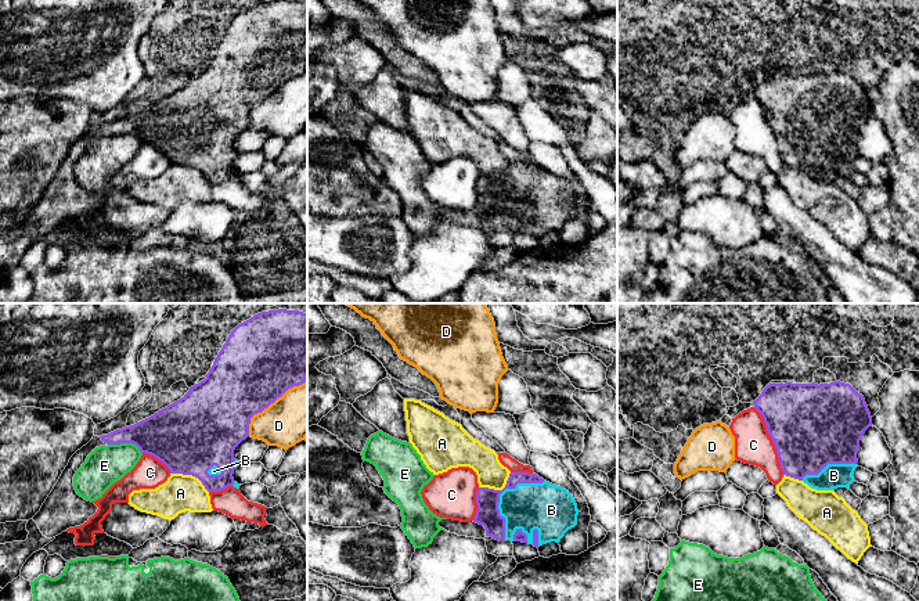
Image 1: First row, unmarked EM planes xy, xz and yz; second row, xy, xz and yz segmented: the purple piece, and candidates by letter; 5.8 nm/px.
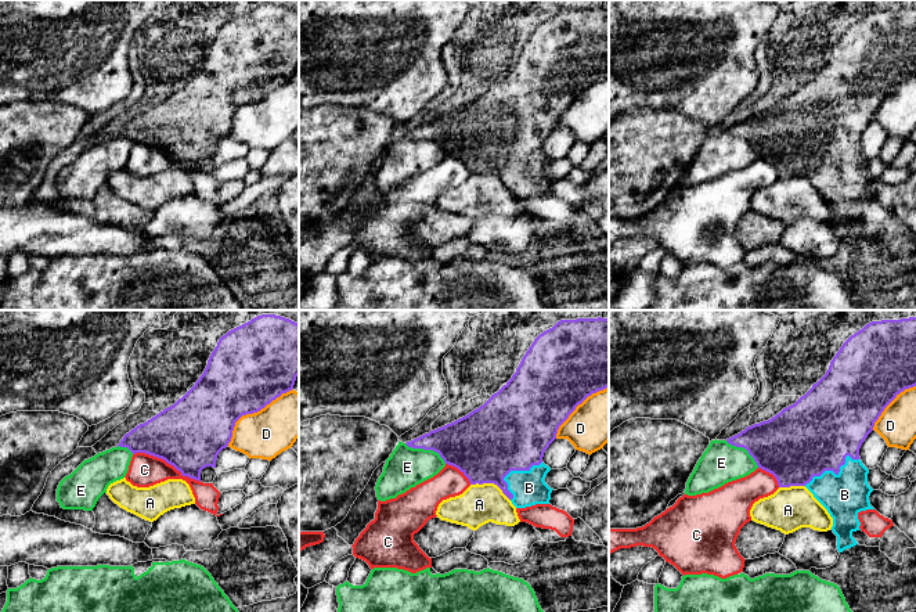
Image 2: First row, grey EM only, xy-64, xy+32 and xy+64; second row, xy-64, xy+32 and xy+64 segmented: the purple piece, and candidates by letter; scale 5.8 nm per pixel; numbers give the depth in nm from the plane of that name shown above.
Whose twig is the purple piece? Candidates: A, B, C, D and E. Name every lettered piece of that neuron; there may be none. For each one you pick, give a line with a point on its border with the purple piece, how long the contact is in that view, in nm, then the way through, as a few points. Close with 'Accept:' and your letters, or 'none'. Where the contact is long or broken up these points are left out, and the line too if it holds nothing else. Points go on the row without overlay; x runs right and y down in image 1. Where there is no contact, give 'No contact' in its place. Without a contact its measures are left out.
B: Touches purple at xz (500, 183). Shared border 400 nm
Accept: B

